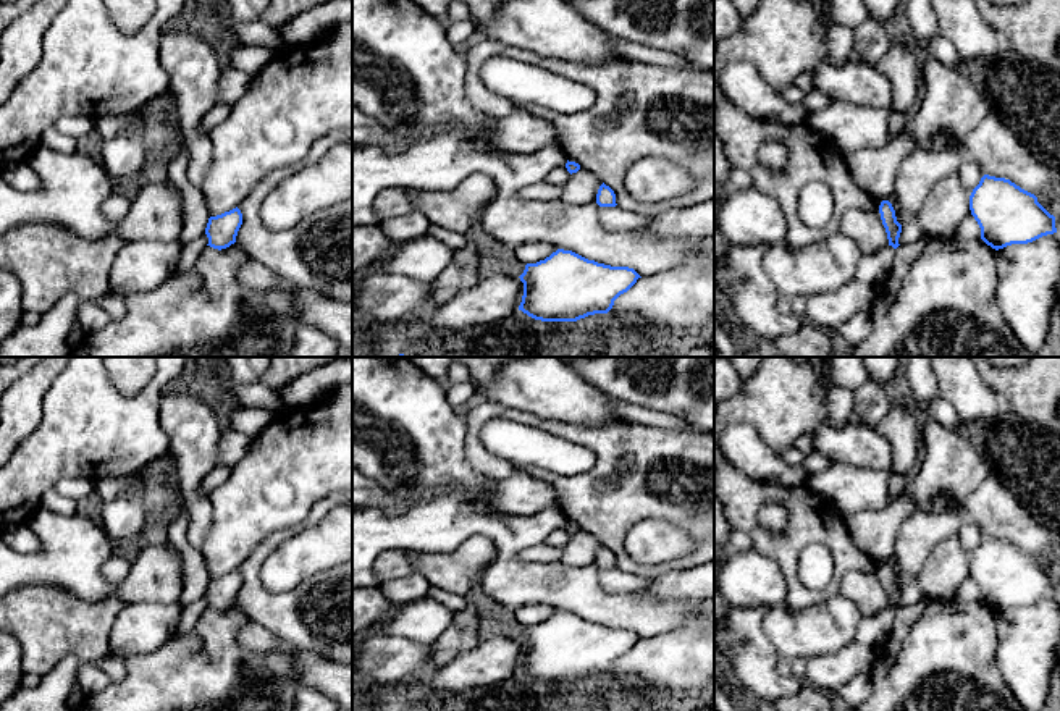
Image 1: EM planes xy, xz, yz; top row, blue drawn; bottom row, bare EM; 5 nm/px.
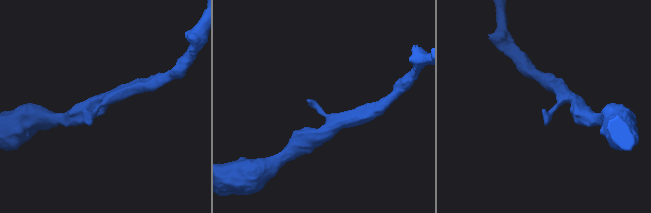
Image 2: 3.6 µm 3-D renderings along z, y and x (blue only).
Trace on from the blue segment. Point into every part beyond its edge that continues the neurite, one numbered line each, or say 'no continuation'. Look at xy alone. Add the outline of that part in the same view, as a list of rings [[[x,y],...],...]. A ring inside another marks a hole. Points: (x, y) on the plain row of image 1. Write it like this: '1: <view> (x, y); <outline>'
no continuation

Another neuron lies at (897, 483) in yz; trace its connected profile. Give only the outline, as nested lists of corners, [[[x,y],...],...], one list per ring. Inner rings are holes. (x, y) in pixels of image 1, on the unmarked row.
[[[890,472],[889,494],[892,499],[898,498],[910,485],[910,478],[897,472]]]

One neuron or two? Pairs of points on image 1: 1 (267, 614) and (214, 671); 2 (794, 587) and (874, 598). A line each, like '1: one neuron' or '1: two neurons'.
1: two neurons
2: two neurons

